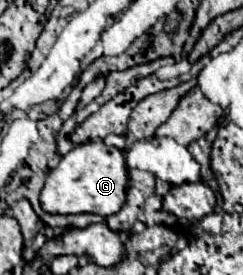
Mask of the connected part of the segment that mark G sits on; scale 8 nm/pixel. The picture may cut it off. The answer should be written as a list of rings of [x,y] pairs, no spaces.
[[[88,141],[62,157],[56,169],[46,177],[40,193],[40,205],[46,213],[98,213],[114,215],[126,203],[128,167],[124,151],[106,145],[104,141]]]

